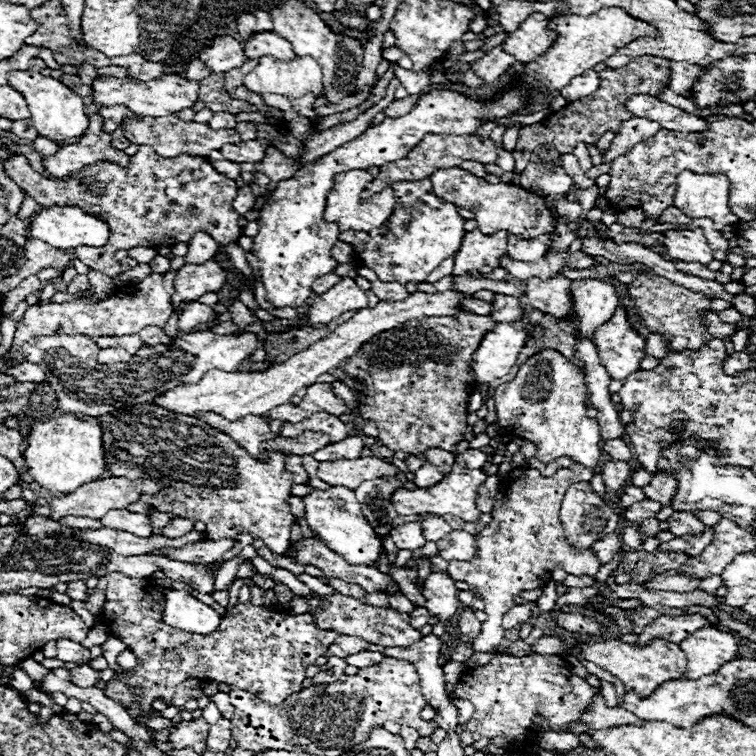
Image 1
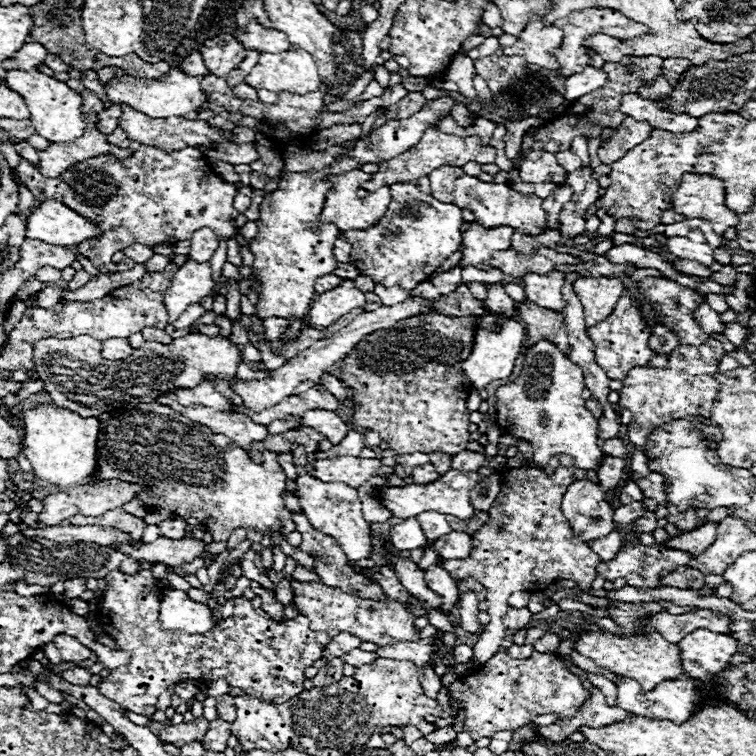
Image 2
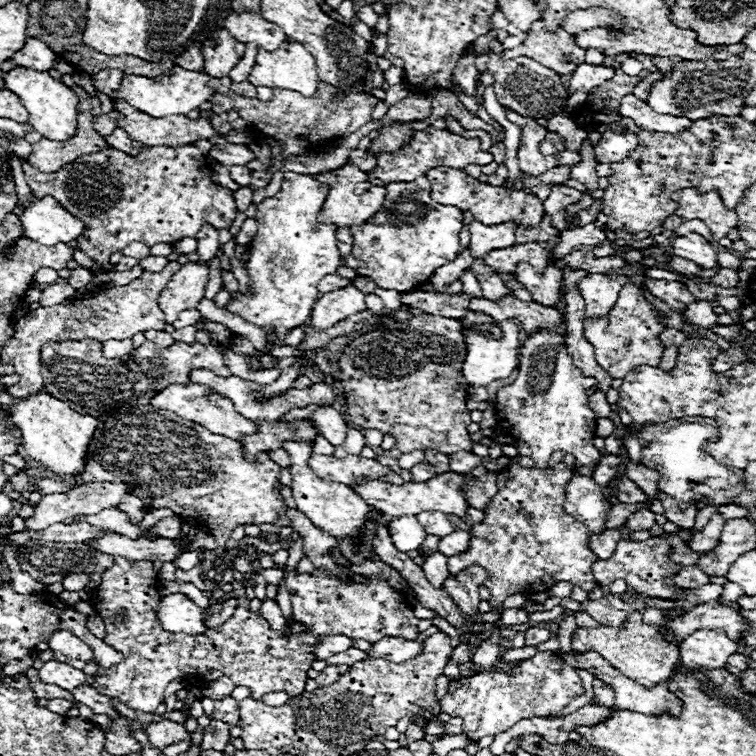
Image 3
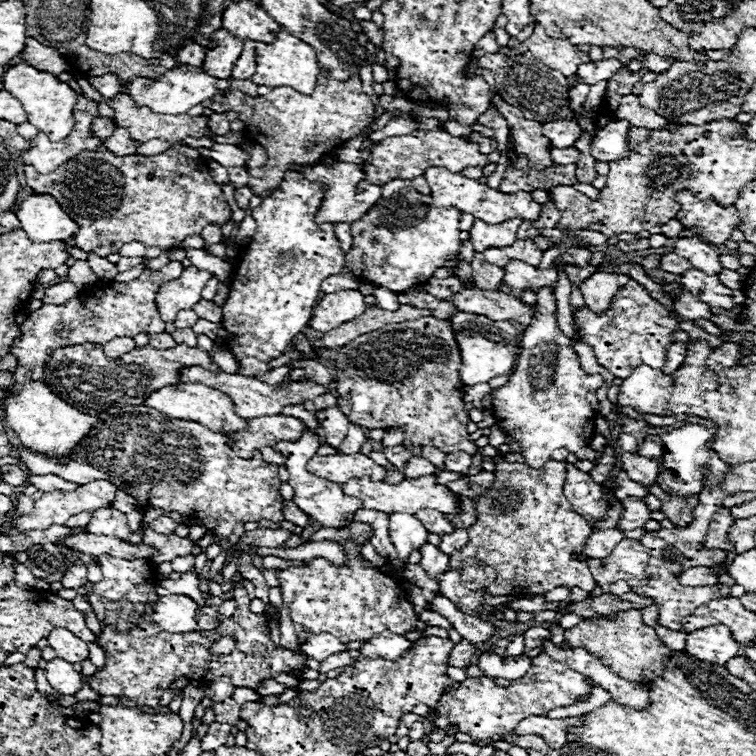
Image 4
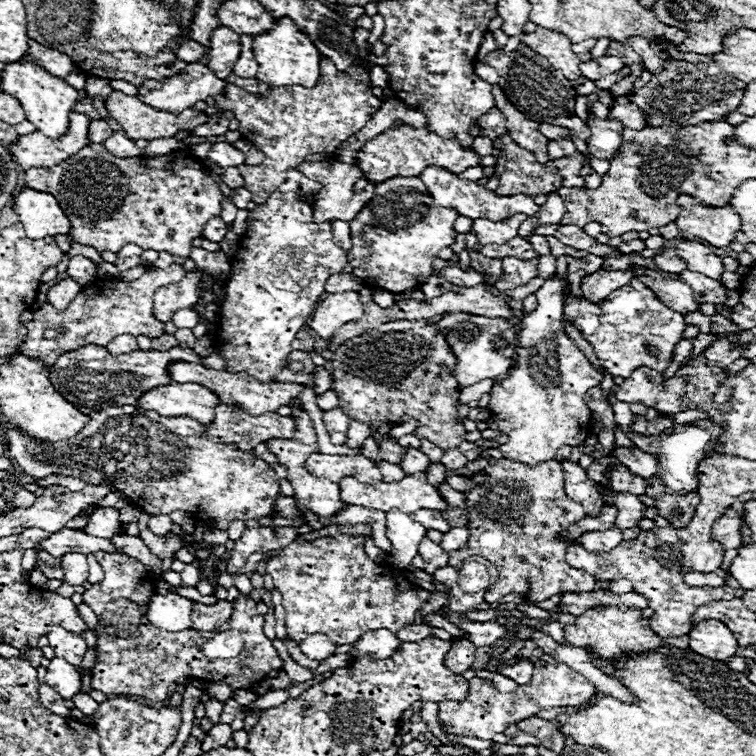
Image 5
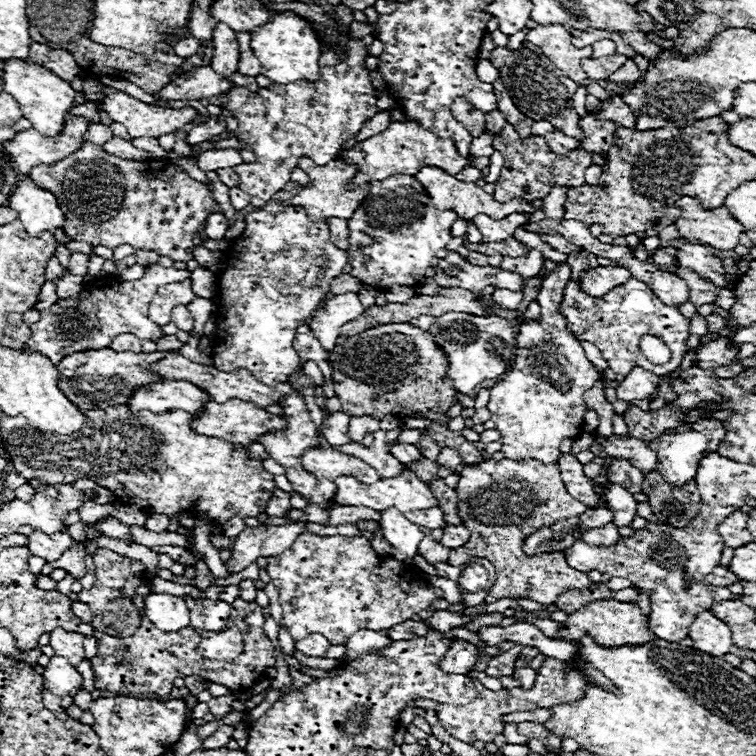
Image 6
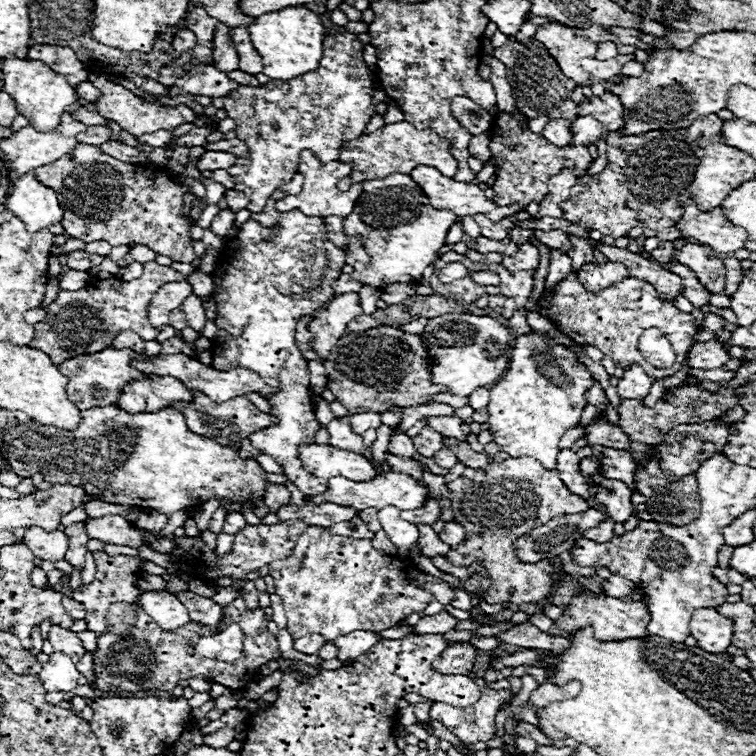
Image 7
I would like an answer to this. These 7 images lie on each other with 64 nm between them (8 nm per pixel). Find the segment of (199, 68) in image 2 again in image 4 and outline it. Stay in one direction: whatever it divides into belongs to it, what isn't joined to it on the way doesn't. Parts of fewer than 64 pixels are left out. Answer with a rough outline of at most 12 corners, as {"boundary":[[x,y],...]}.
{"boundary":[[190,42],[176,60],[186,66],[204,64],[204,48]]}

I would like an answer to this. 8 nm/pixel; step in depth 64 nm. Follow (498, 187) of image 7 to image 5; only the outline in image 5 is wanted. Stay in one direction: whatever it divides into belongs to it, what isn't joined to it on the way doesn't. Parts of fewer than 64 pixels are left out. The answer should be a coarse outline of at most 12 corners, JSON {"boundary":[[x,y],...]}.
{"boundary":[[508,130],[494,140],[506,154],[498,196],[582,188],[586,156],[536,162]]}

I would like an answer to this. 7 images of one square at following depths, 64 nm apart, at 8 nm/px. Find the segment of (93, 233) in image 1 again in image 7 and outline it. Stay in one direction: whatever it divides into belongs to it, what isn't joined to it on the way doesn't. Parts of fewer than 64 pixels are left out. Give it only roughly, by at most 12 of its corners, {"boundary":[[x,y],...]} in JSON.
{"boundary":[[34,172],[12,184],[4,206],[38,232],[64,214]]}

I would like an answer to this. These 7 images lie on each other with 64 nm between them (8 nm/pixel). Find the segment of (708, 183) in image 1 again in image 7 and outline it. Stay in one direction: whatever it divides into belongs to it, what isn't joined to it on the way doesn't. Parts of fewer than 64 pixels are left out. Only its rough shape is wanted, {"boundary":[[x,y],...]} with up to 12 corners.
{"boundary":[[684,204],[676,224],[718,254],[744,248],[746,230],[722,208],[700,212]]}

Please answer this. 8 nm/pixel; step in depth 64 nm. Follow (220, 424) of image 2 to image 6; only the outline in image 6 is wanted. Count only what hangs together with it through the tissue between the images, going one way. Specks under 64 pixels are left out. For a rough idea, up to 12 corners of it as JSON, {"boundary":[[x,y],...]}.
{"boundary":[[162,380],[132,392],[128,408],[196,414],[210,396],[190,382]]}

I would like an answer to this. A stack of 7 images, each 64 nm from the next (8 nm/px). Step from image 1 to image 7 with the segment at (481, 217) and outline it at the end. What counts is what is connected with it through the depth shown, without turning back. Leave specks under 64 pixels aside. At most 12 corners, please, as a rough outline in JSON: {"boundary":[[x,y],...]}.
{"boundary":[[420,164],[410,178],[430,206],[456,216],[502,220],[518,206],[496,206],[470,182]]}

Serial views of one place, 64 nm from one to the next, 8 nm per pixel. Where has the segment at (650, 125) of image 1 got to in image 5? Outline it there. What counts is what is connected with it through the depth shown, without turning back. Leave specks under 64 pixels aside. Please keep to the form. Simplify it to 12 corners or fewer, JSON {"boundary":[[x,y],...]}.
{"boundary":[[588,116],[588,152],[610,160],[622,144],[622,124]]}

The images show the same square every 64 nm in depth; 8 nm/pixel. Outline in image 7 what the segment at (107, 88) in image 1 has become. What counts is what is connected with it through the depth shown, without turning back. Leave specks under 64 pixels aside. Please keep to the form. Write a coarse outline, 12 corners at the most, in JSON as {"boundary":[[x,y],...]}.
{"boundary":[[194,66],[170,88],[174,96],[222,98],[238,84],[214,66]]}

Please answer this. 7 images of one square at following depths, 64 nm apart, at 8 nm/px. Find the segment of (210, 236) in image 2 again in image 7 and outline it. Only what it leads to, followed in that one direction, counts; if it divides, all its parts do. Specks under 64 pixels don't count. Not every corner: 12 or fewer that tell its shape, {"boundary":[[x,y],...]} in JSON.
{"boundary":[[230,208],[214,216],[210,230],[216,236],[226,236],[234,226]]}

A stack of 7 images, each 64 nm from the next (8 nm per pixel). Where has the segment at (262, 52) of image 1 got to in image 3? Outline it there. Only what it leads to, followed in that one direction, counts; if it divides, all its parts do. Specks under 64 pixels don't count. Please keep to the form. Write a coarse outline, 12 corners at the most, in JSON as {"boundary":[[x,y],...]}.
{"boundary":[[230,12],[222,24],[236,40],[266,50],[286,34],[260,12]]}

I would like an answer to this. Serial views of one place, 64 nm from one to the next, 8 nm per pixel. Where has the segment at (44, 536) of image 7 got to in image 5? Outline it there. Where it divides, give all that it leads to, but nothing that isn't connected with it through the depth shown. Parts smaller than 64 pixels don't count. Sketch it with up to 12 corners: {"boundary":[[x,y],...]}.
{"boundary":[[62,528],[36,550],[58,558],[66,552],[116,552],[110,540]]}

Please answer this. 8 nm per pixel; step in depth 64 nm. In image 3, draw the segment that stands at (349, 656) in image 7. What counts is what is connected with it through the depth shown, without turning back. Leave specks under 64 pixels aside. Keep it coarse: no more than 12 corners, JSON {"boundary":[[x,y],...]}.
{"boundary":[[382,638],[366,654],[402,662],[418,656],[422,644],[416,640]]}

